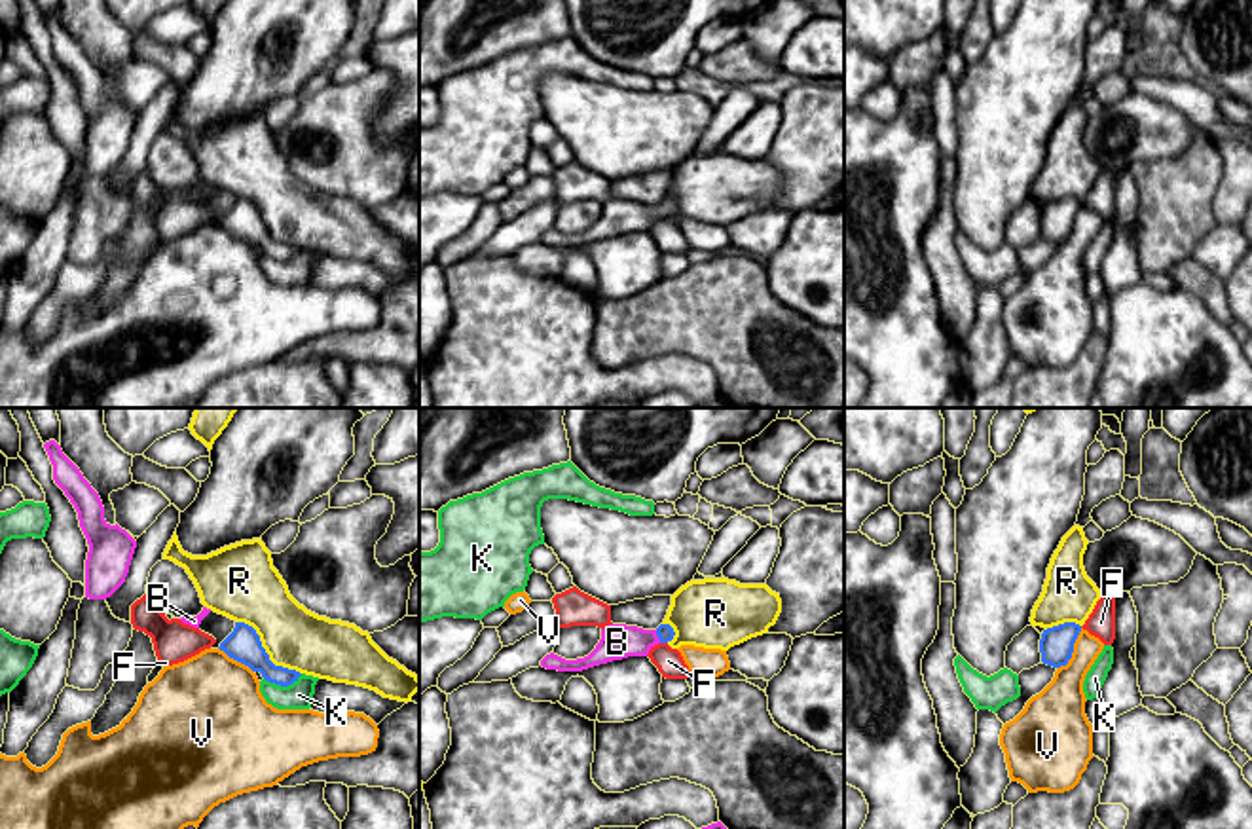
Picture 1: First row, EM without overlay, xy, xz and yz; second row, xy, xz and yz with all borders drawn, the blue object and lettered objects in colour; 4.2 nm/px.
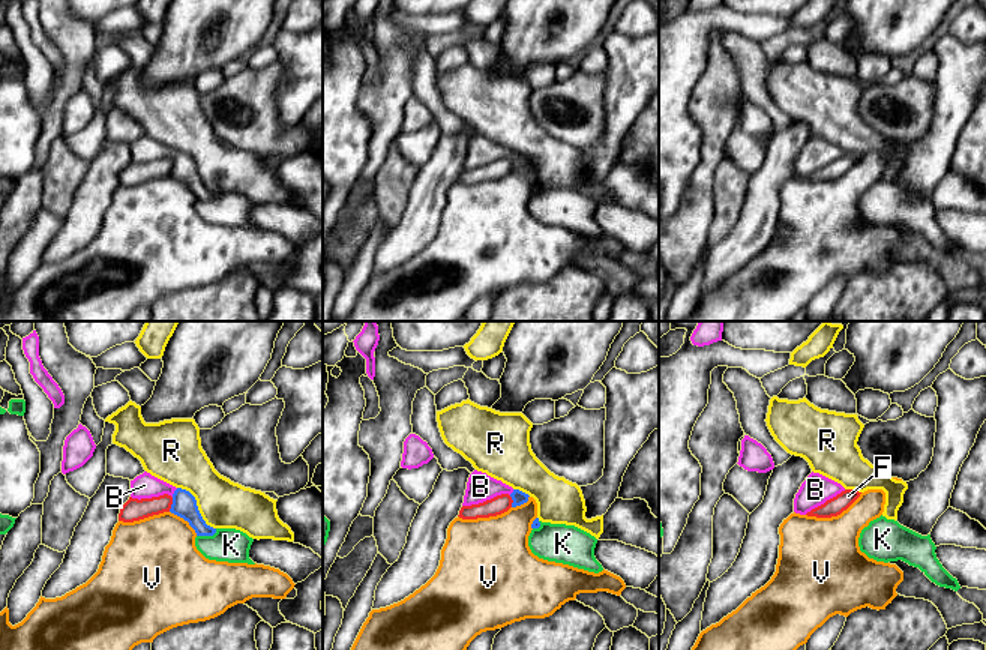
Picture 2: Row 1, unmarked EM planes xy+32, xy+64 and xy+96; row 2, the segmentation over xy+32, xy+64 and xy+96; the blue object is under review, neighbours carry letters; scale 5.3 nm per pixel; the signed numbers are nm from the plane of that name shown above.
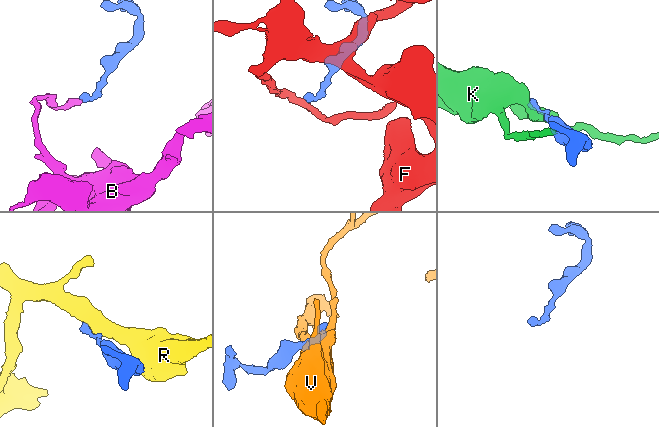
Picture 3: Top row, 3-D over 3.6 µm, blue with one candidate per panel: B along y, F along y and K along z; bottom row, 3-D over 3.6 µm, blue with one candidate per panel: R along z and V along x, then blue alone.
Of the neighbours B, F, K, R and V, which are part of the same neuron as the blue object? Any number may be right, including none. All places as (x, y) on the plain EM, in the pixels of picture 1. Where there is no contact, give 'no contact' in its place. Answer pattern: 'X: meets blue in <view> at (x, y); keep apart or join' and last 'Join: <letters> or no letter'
B: meets blue in xz at (657, 209); join
F: meets blue in xz at (664, 217); keep apart
K: meets blue in xy at (283, 260); keep apart
R: meets blue in xy at (264, 226); keep apart
V: meets blue in yz at (1072, 226); keep apart
Join: B

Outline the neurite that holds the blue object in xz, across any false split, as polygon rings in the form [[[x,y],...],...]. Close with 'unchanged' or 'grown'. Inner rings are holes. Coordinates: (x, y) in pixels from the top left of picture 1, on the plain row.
[[[609,199],[601,205],[601,214],[588,231],[565,235],[550,228],[541,235],[541,241],[558,247],[582,247],[628,231],[647,231],[654,220],[668,218],[673,211],[675,207],[670,199],[660,199],[656,205]]]; grown

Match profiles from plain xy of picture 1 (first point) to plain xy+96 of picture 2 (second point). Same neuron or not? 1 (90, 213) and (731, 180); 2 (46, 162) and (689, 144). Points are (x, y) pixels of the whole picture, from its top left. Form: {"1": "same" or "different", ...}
{"1": "same", "2": "same"}

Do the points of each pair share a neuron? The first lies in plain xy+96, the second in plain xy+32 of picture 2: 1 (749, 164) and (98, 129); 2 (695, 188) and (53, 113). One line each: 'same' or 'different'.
1: same
2: same

